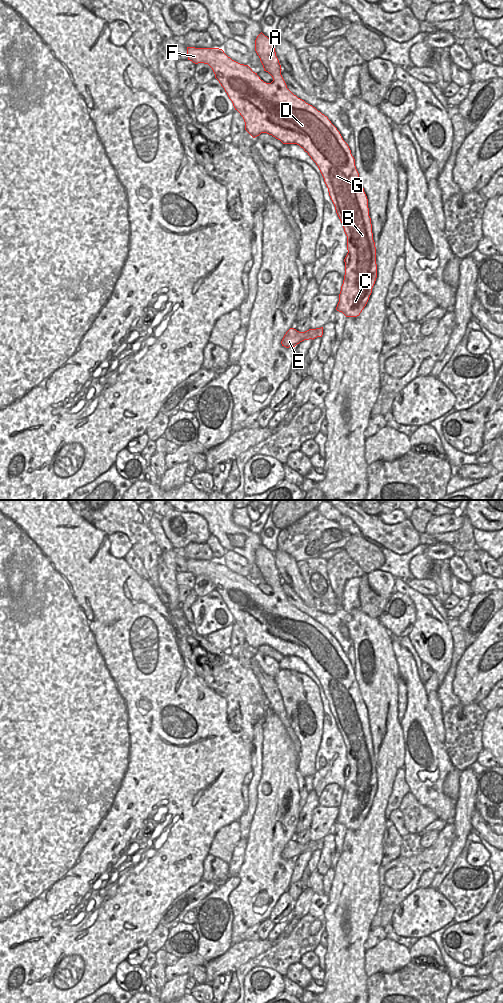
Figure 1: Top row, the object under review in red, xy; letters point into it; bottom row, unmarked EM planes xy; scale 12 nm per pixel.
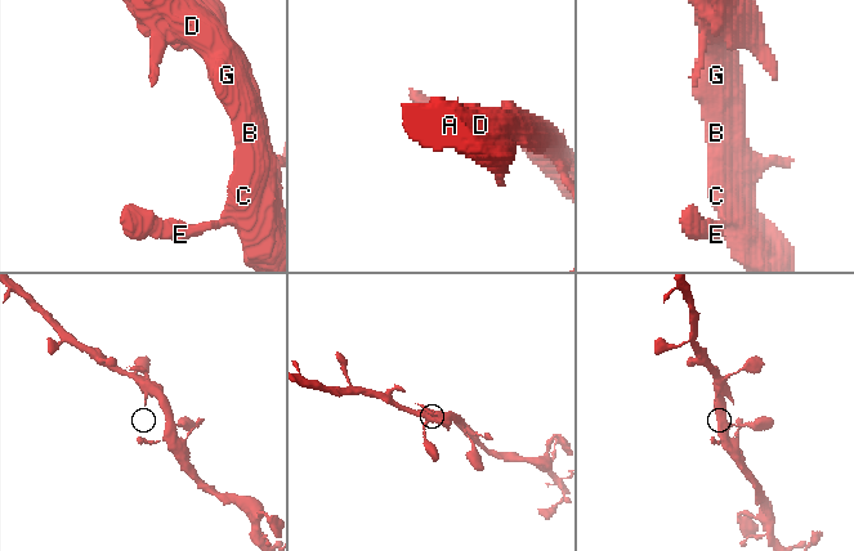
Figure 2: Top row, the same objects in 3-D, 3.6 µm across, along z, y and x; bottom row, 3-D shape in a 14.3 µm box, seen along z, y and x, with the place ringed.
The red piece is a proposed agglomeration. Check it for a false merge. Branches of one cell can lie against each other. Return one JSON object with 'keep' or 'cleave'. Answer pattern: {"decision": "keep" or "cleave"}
{"decision": "cleave"}

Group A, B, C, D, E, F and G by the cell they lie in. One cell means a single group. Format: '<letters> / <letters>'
A / B C D E F G

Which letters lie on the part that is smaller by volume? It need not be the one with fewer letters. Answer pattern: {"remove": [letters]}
{"remove": ["A"]}

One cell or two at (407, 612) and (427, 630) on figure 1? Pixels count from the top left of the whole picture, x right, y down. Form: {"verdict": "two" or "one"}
{"verdict": "two"}

